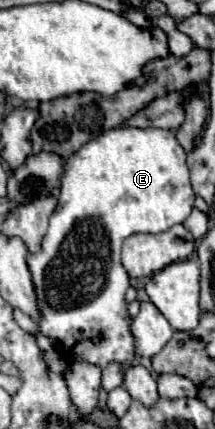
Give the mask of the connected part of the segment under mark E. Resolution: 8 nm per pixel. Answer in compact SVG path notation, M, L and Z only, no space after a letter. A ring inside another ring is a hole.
M131 126L105 130L101 136L81 146L65 162L59 204L49 218L49 230L43 238L43 248L41 252L29 254L27 258L43 312L39 330L59 340L65 358L85 360L99 366L107 366L111 360L117 360L123 366L131 364L135 358L135 348L127 322L129 314L125 292L129 288L129 276L121 264L121 244L125 238L137 232L159 234L175 224L183 224L193 210L193 202L195 194L189 184L185 150L179 146L171 130L141 130Z

